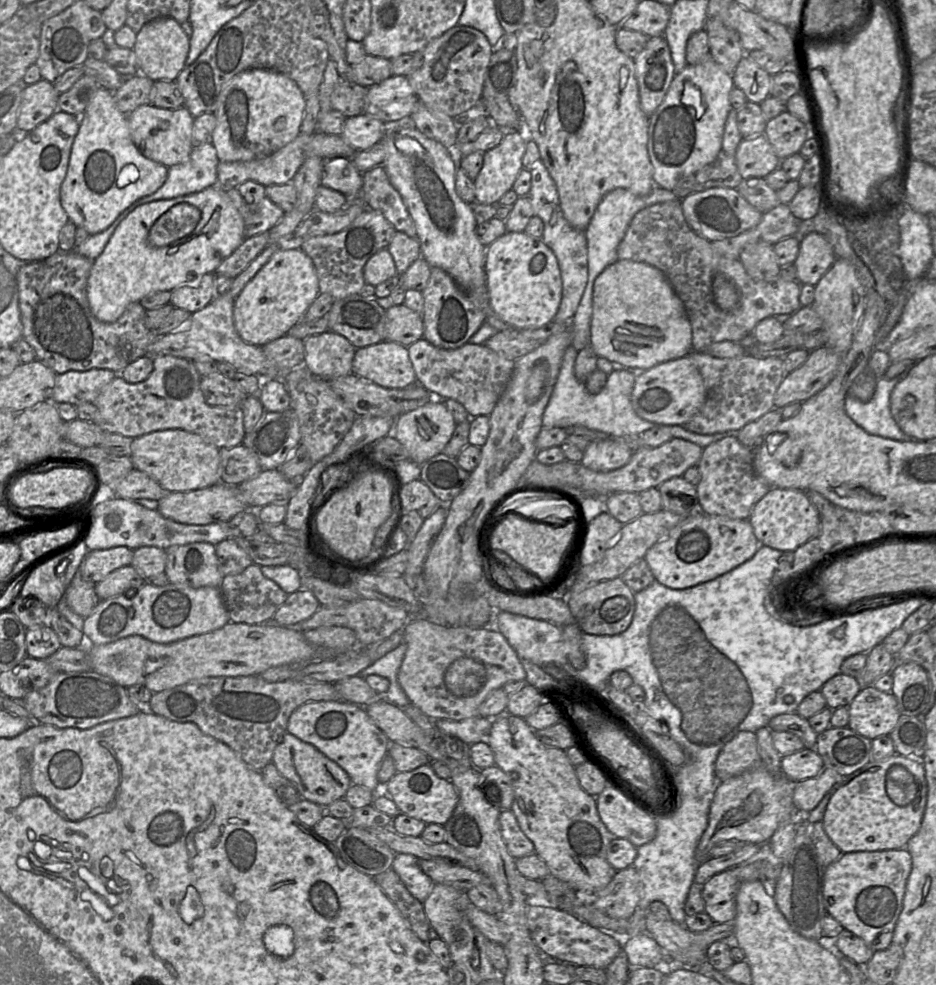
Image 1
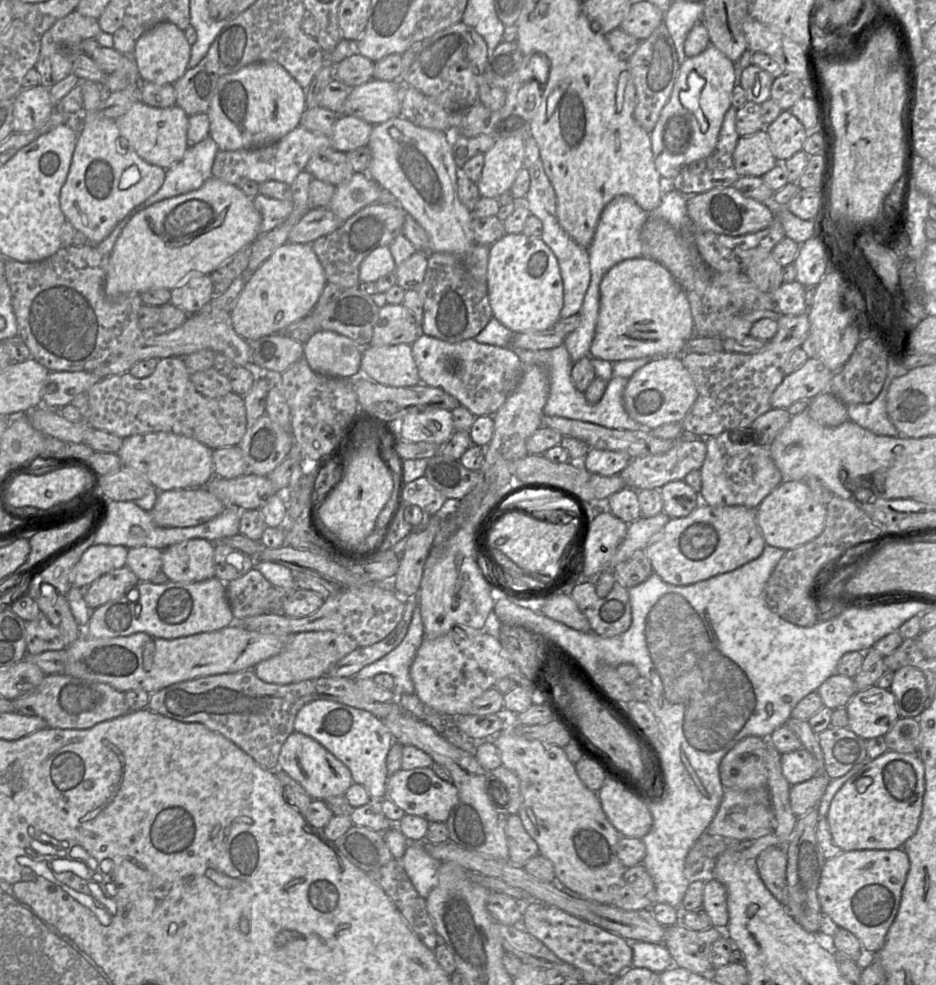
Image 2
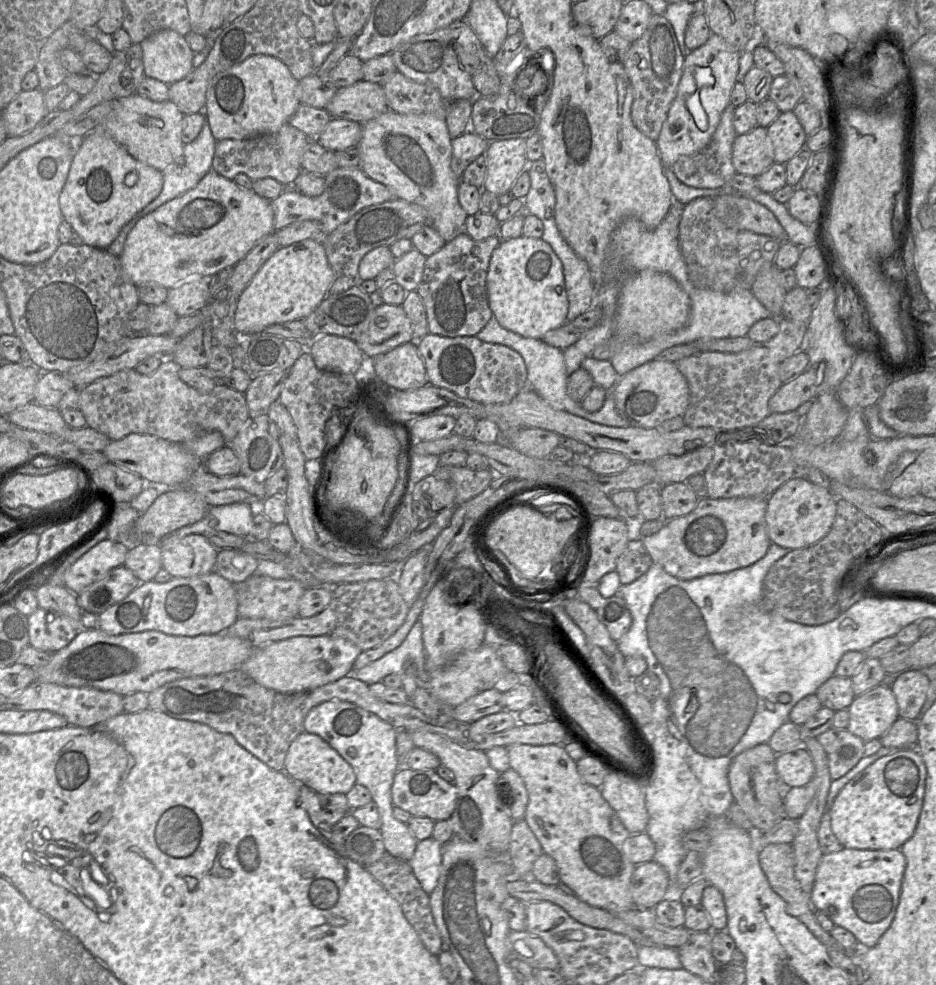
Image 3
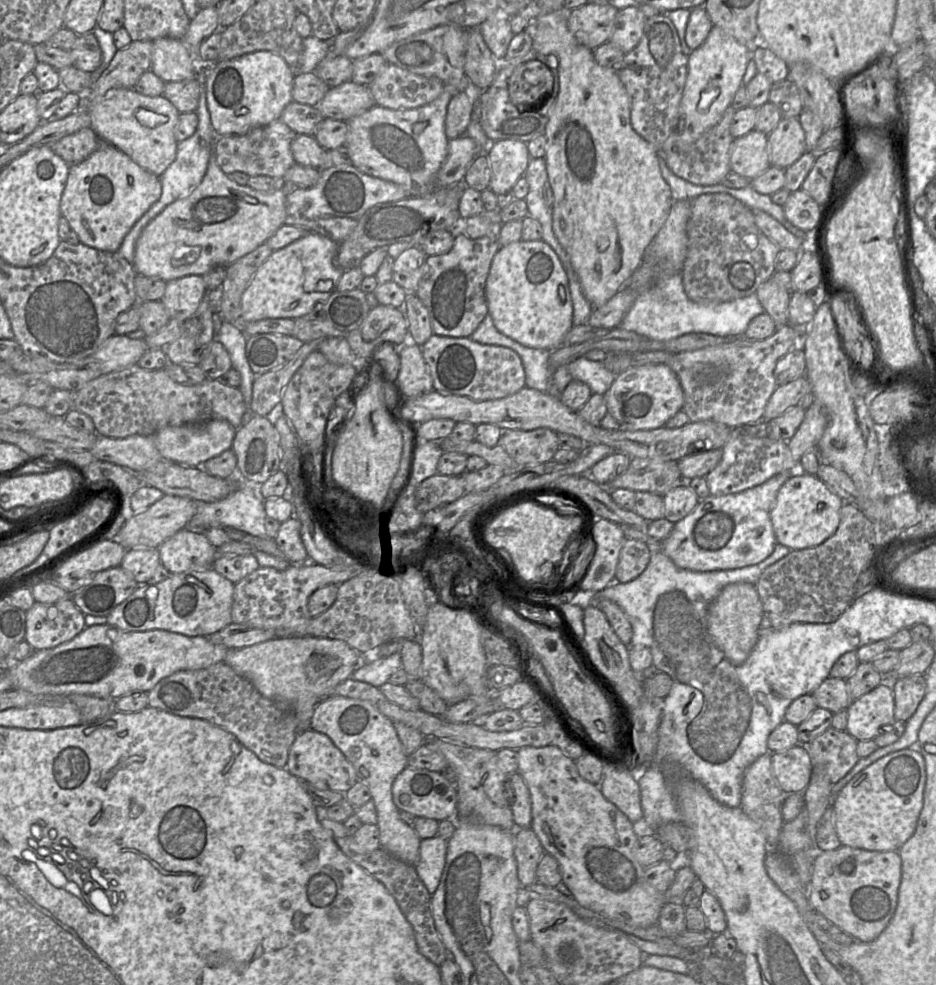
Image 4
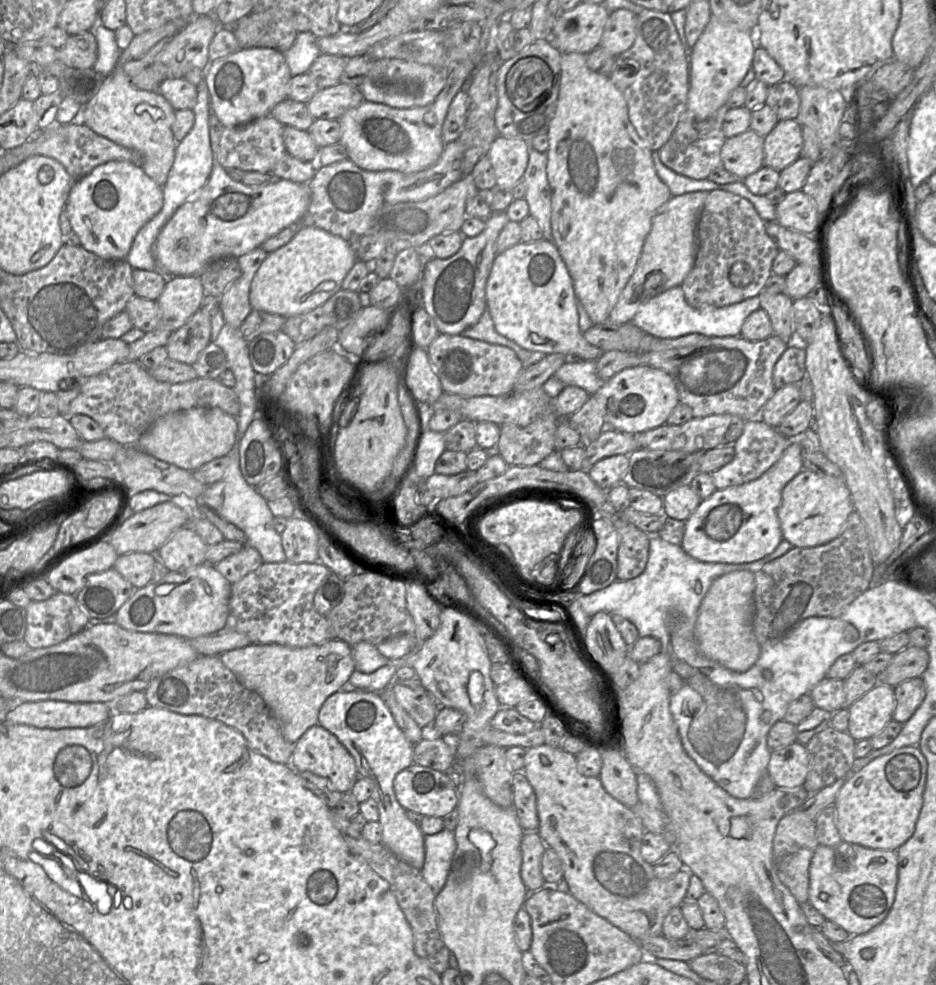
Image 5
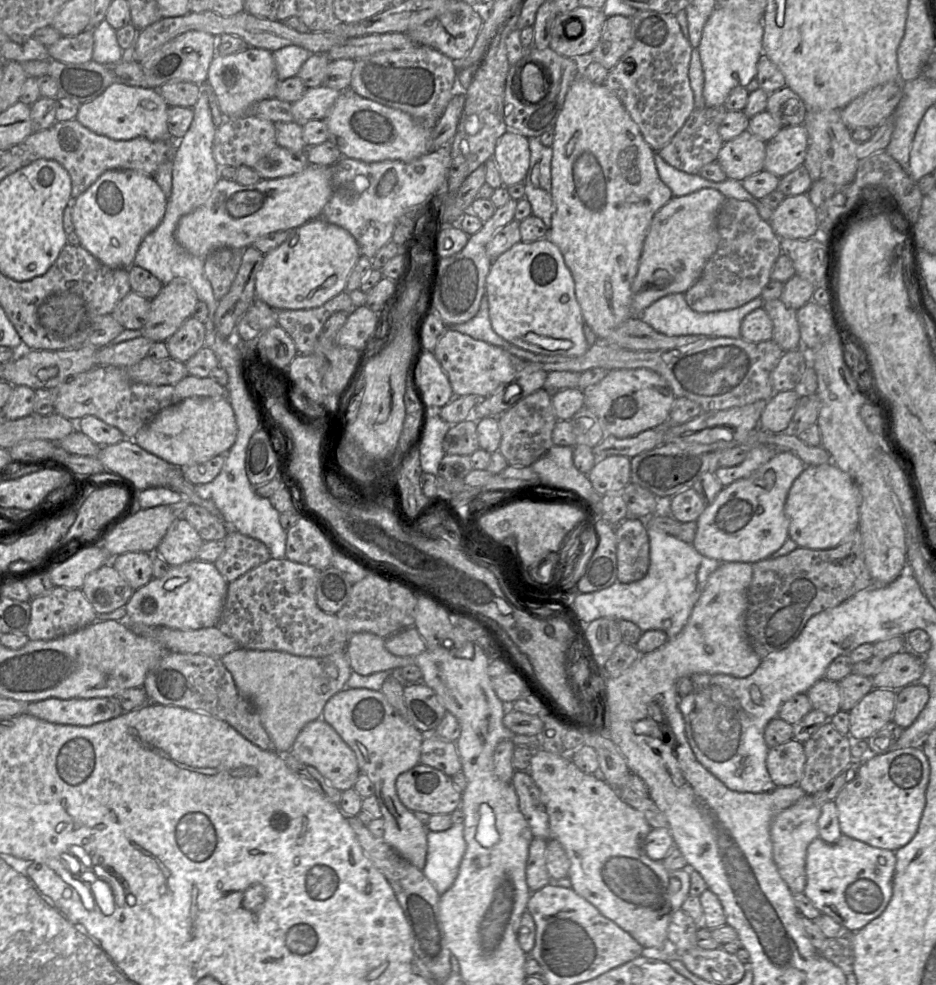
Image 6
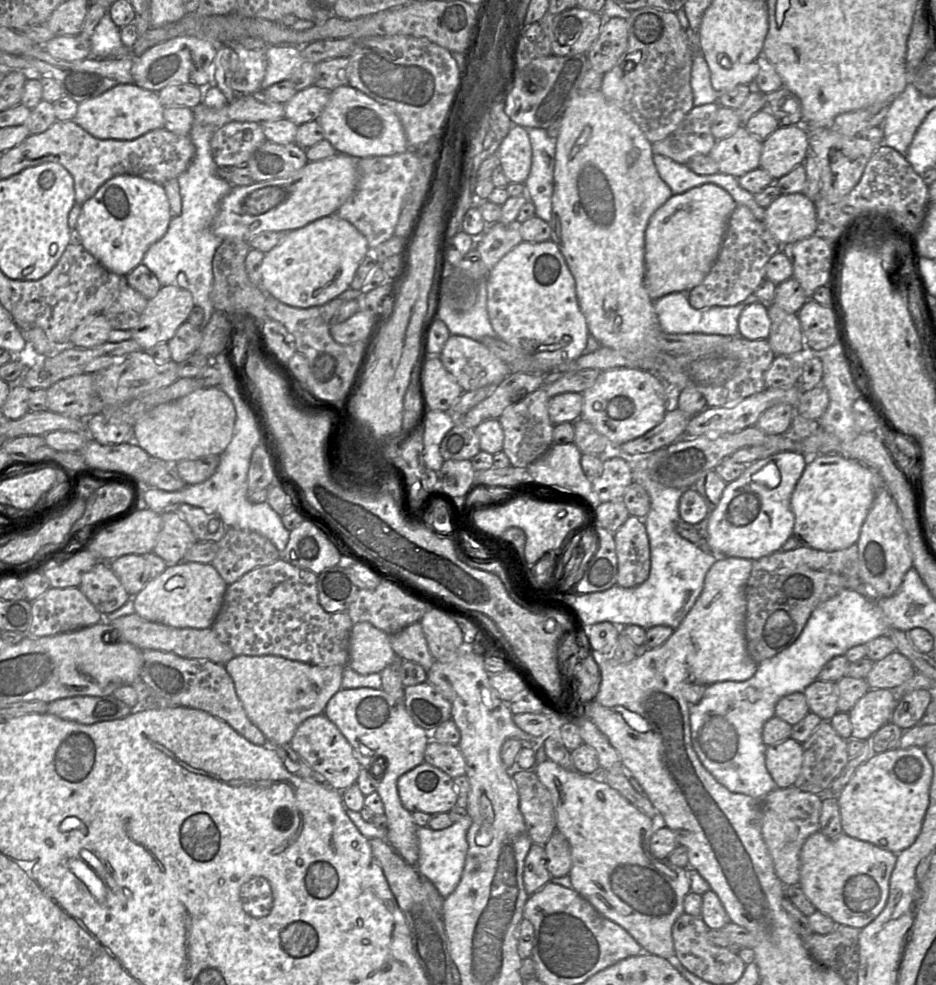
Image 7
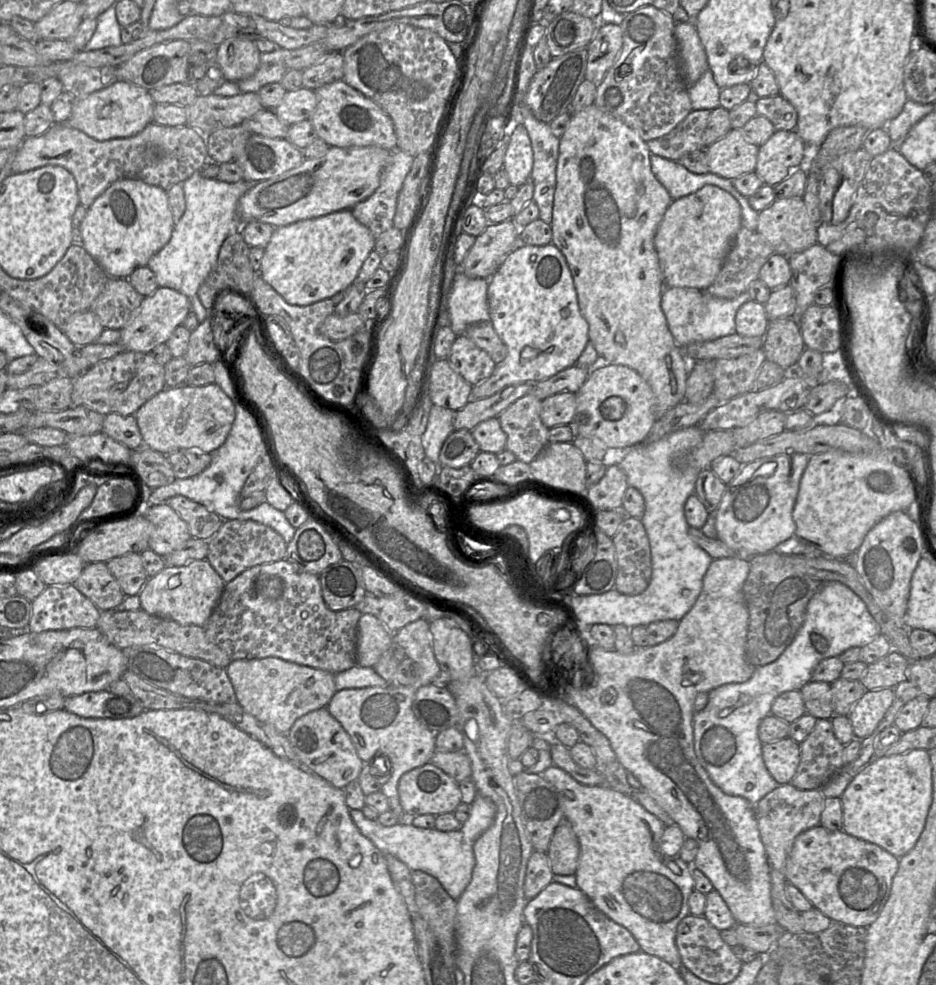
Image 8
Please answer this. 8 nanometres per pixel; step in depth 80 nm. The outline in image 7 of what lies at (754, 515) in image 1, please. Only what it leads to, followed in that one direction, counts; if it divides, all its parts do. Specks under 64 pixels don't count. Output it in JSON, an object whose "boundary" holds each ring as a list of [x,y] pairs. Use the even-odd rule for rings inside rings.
{"boundary":[[[841,455],[811,457],[791,497],[795,516],[793,538],[807,548],[826,552],[857,543],[862,524],[881,487],[885,487],[881,476],[857,460]]]}

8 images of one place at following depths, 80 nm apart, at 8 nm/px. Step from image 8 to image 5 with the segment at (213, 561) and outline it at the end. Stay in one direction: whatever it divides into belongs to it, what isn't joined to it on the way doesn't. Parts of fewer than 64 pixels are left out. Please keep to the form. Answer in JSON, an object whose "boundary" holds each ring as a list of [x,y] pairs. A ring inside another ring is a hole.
{"boundary":[[[245,546],[240,552],[230,555],[215,564],[215,568],[231,584],[234,584],[248,573],[258,569],[263,563],[261,554],[255,548]]]}

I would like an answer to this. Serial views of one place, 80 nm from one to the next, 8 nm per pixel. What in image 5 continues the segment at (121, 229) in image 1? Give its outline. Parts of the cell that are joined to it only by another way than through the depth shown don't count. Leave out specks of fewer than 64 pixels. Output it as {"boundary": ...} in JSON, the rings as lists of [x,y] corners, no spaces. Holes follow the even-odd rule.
{"boundary":[[[211,112],[209,133],[213,167],[209,179],[176,210],[155,242],[157,270],[167,277],[200,275],[214,260],[248,254],[284,228],[298,227],[308,210],[311,192],[307,183],[274,179],[266,185],[247,186],[232,180],[218,160],[224,128]]]}

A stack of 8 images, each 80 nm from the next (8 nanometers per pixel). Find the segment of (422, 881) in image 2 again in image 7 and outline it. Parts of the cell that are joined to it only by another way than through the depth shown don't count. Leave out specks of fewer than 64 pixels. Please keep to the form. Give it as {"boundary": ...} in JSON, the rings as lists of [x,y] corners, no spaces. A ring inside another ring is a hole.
{"boundary":[[[466,814],[459,822],[443,830],[433,830],[428,826],[417,827],[419,857],[416,869],[434,885],[443,898],[455,890],[461,879],[468,851],[467,831],[471,823],[471,817]]]}

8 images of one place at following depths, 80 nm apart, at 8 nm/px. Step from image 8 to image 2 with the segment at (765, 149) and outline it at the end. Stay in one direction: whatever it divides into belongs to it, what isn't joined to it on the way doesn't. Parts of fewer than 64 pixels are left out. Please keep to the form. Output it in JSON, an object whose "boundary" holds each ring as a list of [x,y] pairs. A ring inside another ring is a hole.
{"boundary":[[[783,110],[771,124],[765,126],[765,130],[779,163],[801,151],[810,133],[789,110]]]}

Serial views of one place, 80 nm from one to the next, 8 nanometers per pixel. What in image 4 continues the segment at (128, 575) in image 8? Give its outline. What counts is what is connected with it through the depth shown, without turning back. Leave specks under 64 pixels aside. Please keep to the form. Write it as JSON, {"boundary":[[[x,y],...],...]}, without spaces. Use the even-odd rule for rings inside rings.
{"boundary":[[[129,548],[126,549],[120,567],[129,572],[138,585],[142,585],[150,584],[159,565],[157,548]]]}

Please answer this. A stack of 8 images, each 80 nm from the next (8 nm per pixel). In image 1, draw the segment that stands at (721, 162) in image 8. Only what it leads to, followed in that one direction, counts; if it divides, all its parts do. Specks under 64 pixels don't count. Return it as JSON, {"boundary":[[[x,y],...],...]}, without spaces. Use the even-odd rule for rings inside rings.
{"boundary":[[[764,133],[743,138],[737,147],[735,159],[743,179],[765,178],[780,167],[782,161]]]}

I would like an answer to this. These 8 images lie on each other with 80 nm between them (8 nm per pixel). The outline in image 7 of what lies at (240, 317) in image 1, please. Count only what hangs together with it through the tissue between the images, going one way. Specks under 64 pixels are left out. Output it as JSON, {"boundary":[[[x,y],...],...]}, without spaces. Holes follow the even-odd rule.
{"boundary":[[[336,213],[331,214],[284,234],[282,240],[264,255],[261,263],[260,287],[267,295],[292,307],[321,306],[338,298],[350,288],[357,268],[368,253],[370,248],[367,239],[357,228]]]}

